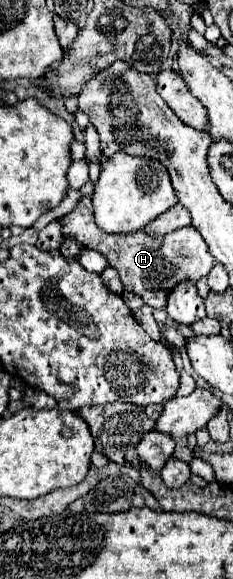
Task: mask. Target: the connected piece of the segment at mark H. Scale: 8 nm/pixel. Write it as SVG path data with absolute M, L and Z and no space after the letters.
M83 197L77 203L77 207L61 221L63 221L63 235L71 235L83 247L103 253L109 265L119 271L125 291L137 293L147 305L155 309L165 307L167 291L171 291L175 283L183 279L191 279L193 283L197 283L215 265L215 257L209 253L207 243L203 241L199 231L195 231L195 227L183 227L179 231L173 231L171 235L165 235L163 239L149 237L143 231L137 231L135 235L107 235L105 231L99 231L99 227L95 227L93 221L91 197Z

